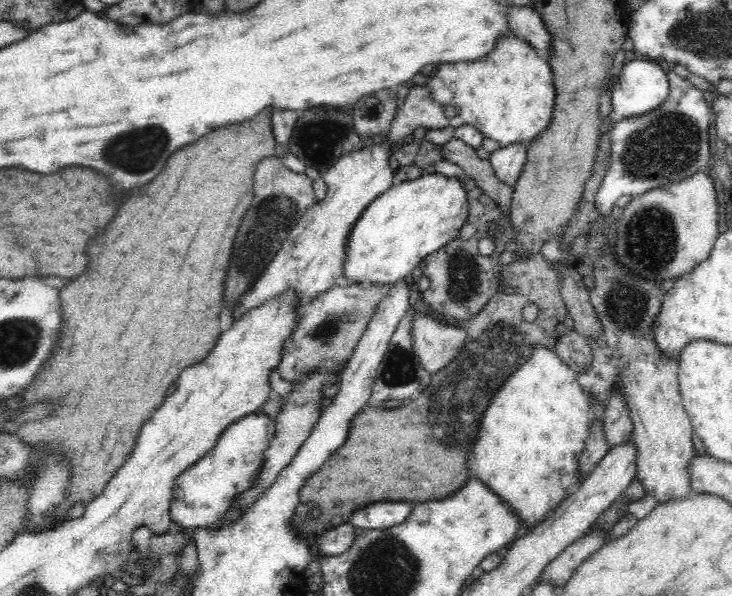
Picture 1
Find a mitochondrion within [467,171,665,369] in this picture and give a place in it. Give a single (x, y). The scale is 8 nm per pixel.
(626, 304)

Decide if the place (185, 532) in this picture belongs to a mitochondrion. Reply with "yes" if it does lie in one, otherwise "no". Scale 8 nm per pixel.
no

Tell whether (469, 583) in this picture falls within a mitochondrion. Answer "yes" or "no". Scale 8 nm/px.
no

